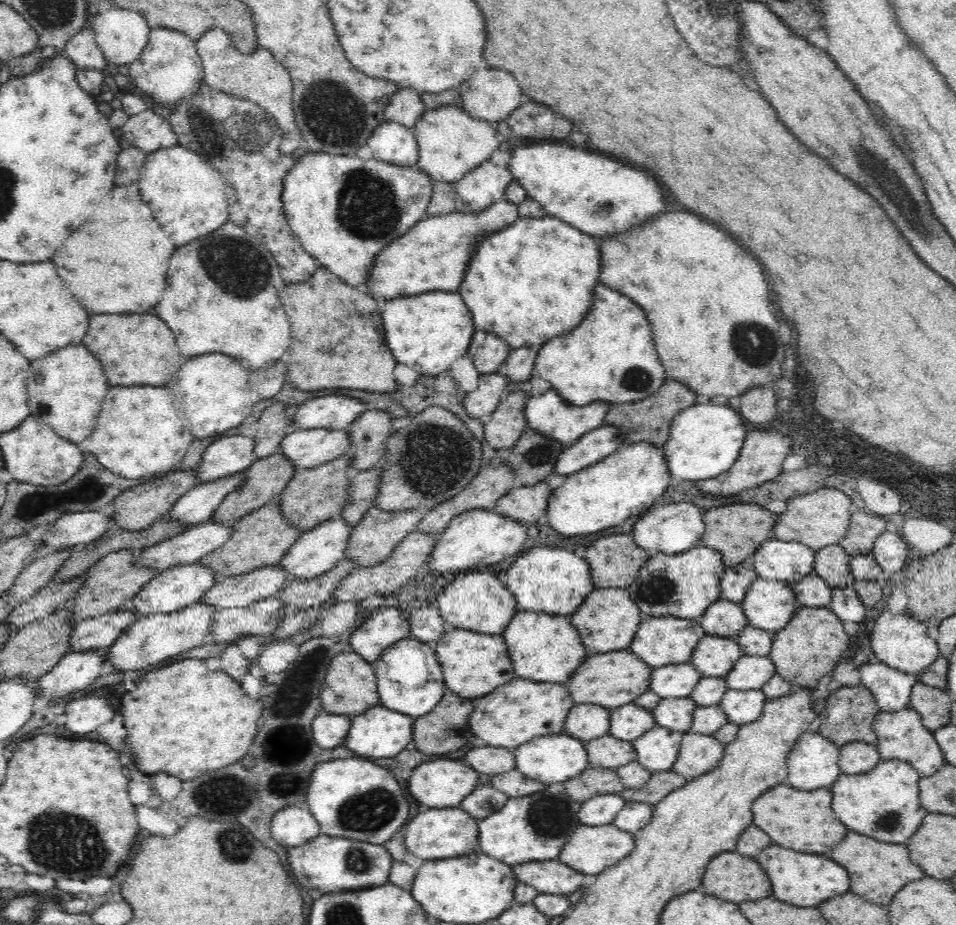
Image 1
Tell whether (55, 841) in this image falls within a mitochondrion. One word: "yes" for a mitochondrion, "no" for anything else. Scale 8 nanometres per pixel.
yes

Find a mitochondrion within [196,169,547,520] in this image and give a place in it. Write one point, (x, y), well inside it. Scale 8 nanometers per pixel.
(432, 459)

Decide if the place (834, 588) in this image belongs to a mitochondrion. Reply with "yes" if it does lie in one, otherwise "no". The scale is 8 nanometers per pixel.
no

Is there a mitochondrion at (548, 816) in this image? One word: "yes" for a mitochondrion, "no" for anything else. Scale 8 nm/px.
yes

